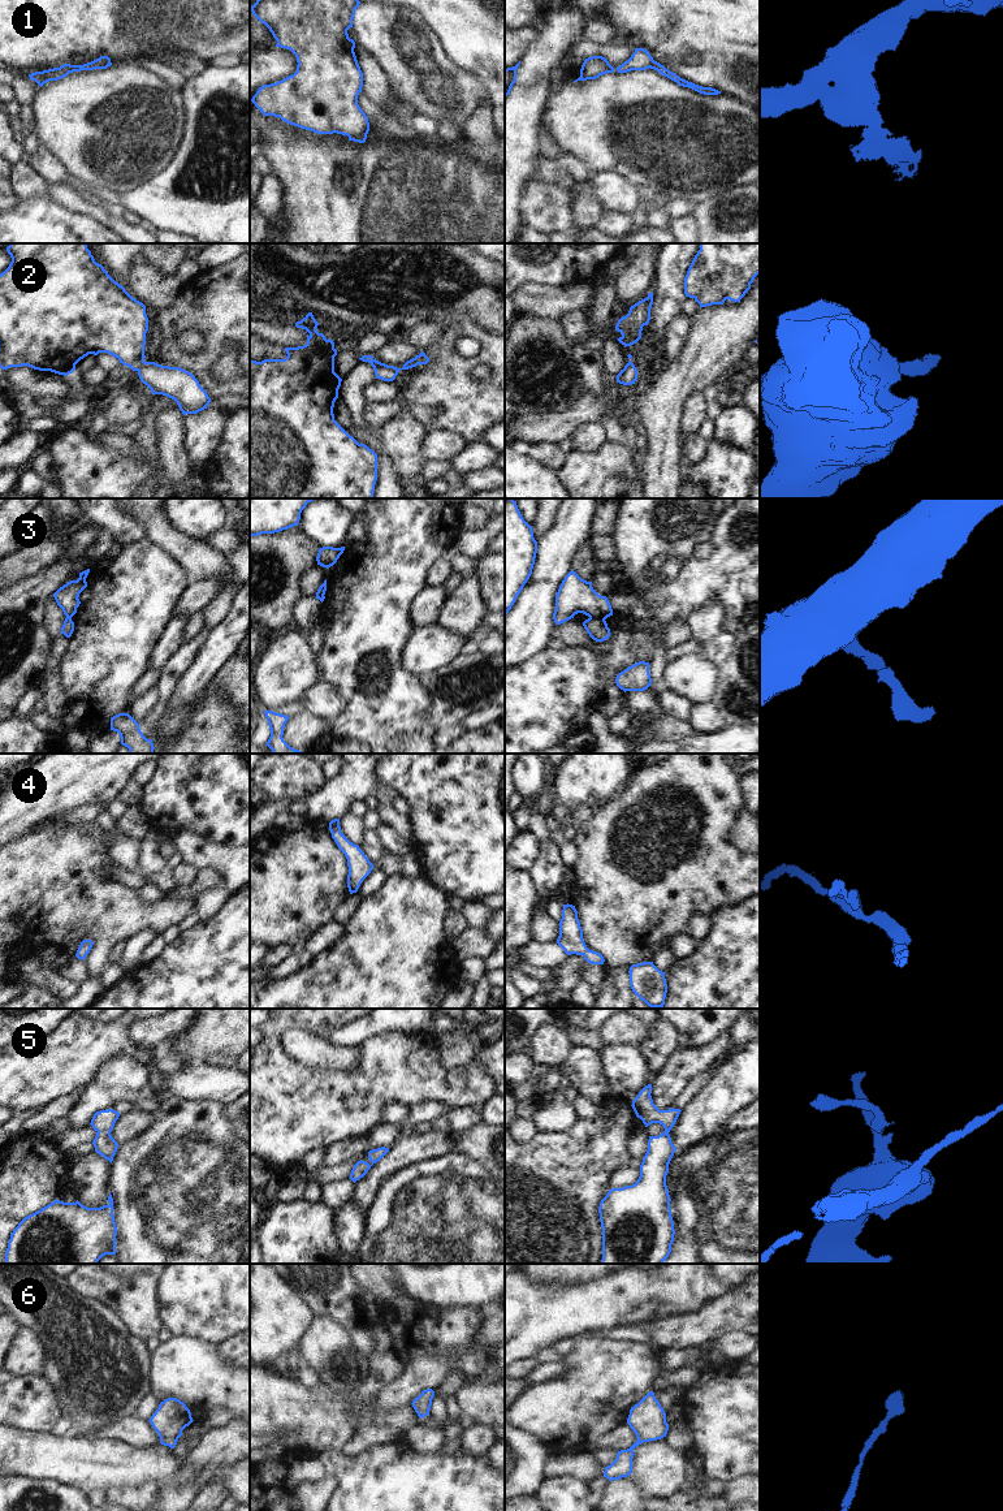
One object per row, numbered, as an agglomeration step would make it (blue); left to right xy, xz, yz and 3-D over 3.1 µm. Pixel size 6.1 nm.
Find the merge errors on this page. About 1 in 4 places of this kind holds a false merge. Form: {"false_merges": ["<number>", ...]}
{"false_merges": ["1", "3"]}

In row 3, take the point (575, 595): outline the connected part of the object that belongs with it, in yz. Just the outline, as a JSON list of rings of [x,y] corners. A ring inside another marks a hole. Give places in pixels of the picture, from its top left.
[[[571,570],[562,580],[555,595],[553,619],[555,625],[561,625],[578,613],[606,619],[613,616],[613,609],[608,597],[598,595],[593,590],[592,582],[582,579]]]

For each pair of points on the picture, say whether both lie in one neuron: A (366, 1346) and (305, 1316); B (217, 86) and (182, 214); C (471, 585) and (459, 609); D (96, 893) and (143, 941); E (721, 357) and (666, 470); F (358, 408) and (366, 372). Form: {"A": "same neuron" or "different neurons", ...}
{"A": "different neurons", "B": "same neuron", "C": "same neuron", "D": "different neurons", "E": "same neuron", "F": "same neuron"}

